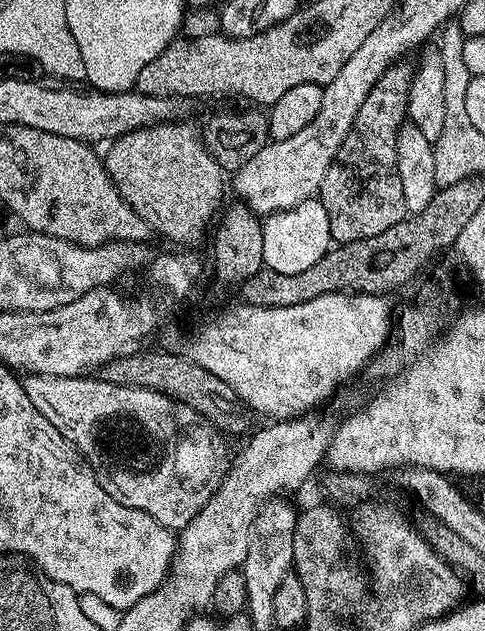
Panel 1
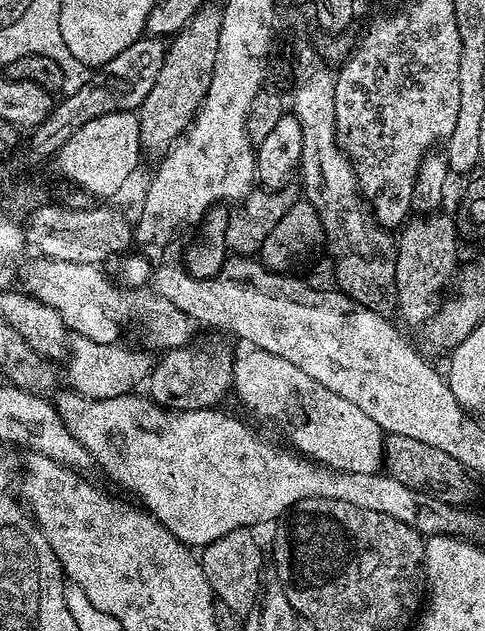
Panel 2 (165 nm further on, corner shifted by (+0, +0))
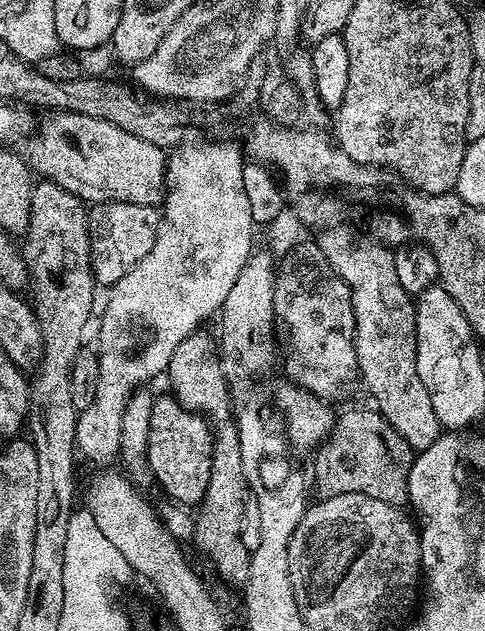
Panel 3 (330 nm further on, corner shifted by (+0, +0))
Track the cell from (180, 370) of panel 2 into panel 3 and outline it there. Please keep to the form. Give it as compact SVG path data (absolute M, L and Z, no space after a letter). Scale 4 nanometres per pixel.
M157 395L150 410L147 471L156 475L169 501L177 505L196 506L206 494L212 465L212 429L199 411L180 403L175 396Z

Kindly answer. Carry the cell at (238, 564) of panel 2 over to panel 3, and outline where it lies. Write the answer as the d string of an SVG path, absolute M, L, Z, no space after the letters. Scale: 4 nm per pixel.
M204 330L192 332L171 355L166 379L171 395L181 404L206 414L212 429L212 465L206 494L195 509L194 545L216 567L216 572L228 584L243 585L248 579L249 545L244 545L244 503L249 503L250 493L246 474L242 470L242 450L234 413L228 379L220 365L217 341Z

